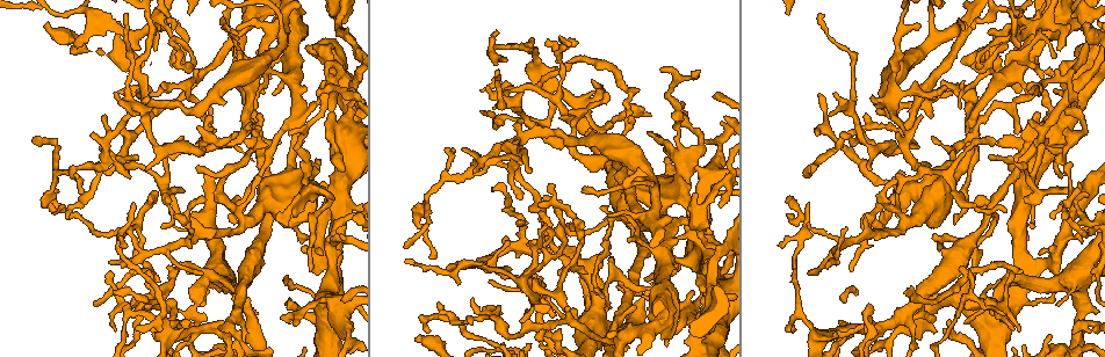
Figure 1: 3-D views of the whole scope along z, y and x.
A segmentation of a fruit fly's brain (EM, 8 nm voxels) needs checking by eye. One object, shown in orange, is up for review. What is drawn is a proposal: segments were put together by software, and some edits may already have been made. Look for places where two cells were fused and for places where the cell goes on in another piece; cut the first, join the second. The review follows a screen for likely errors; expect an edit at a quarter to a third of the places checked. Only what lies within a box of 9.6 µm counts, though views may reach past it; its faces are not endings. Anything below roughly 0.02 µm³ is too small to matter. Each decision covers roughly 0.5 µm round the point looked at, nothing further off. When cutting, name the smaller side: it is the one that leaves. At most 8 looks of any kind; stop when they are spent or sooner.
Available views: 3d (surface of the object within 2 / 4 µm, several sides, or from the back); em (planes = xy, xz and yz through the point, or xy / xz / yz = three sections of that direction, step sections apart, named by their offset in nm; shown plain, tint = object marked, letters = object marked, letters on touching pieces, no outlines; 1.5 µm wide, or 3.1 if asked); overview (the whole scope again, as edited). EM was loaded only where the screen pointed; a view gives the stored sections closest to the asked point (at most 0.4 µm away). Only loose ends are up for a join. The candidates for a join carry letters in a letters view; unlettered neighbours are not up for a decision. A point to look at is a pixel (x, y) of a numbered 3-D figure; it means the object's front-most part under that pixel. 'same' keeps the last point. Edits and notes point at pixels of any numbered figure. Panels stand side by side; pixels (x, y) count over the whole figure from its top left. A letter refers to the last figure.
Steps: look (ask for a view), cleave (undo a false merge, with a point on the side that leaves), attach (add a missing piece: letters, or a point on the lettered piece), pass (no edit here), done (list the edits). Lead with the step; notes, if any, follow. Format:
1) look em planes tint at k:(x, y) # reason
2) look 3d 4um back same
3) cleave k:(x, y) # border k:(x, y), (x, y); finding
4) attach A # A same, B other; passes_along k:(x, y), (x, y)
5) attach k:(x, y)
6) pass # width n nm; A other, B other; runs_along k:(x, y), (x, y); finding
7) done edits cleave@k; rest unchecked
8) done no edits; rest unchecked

look em planes letters at 1:(1030, 92) # an open end

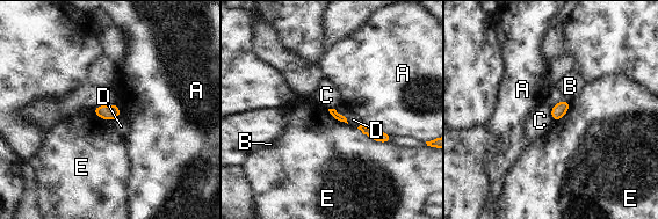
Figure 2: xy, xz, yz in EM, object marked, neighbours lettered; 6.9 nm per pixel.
pass # A other, B other, C other, D other, E other; border 2:(550, 108), (550, 118), (552, 121); none of them fits

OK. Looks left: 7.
look em planes tint at 1:(457, 268) # sharp bend

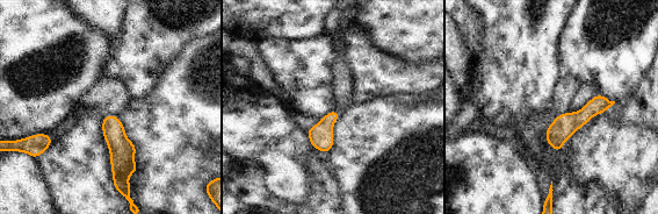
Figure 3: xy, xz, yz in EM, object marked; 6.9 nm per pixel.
look em planes letters same

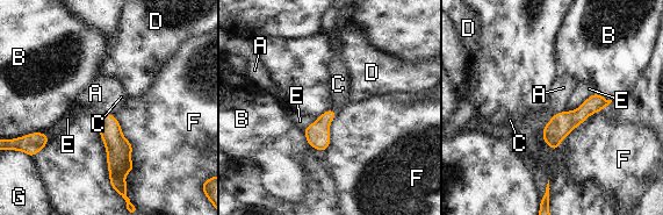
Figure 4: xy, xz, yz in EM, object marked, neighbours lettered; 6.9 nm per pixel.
pass # width 160 nm; A other, B other, C other, D other, E other, F other, G other; border 4:(113, 115), (138, 212); all the same cell

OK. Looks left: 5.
look 3d 4um at 1:(529, 170) # an open end

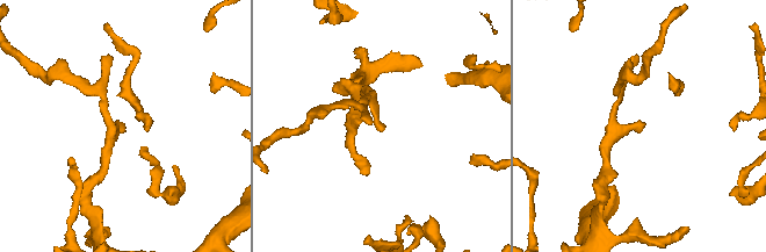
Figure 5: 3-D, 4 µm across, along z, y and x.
look em planes tint at 5:(643, 123)

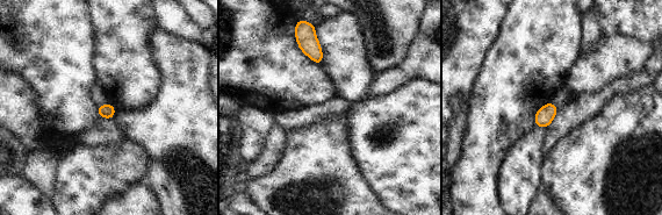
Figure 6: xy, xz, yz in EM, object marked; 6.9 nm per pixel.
look em planes letters same # see the neighbours

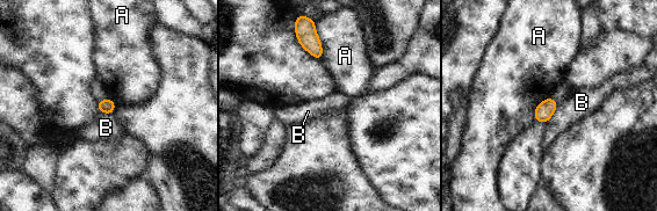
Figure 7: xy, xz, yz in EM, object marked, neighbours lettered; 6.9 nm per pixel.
pass # A other, B other; border 7:(316, 30), (322, 45), (322, 59); no lettered piece goes on from it

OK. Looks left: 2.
done no edits; rest unchecked

